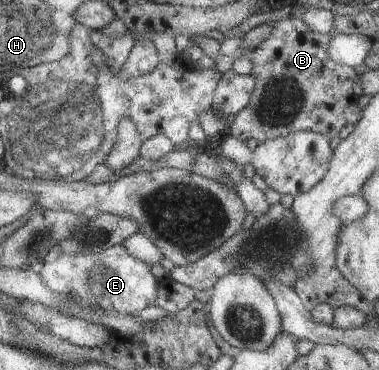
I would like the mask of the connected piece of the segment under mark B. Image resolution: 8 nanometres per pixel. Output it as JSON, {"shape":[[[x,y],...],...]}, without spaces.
{"shape":[[[288,16],[274,23],[276,25],[272,26],[269,36],[248,57],[252,66],[250,74],[254,78],[254,89],[248,104],[235,114],[229,126],[229,134],[244,143],[247,138],[262,143],[297,131],[311,131],[330,141],[343,126],[354,125],[361,118],[362,110],[357,105],[357,96],[351,91],[351,84],[356,77],[355,71],[330,58],[327,50],[331,38],[329,33],[314,33],[296,17]]]}

